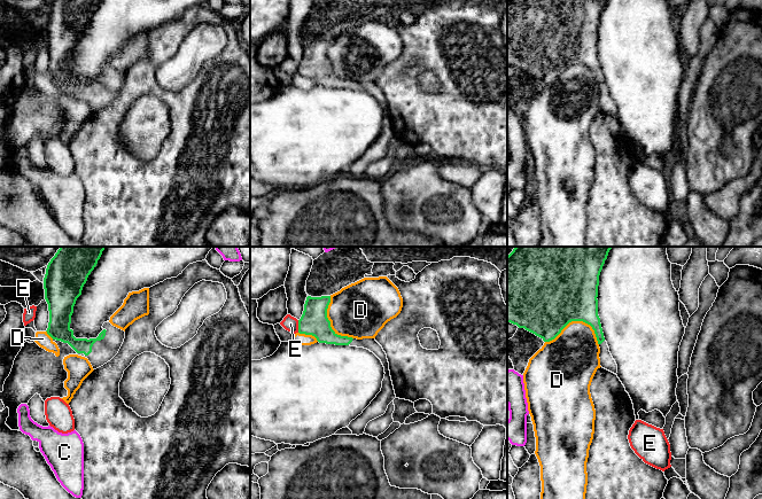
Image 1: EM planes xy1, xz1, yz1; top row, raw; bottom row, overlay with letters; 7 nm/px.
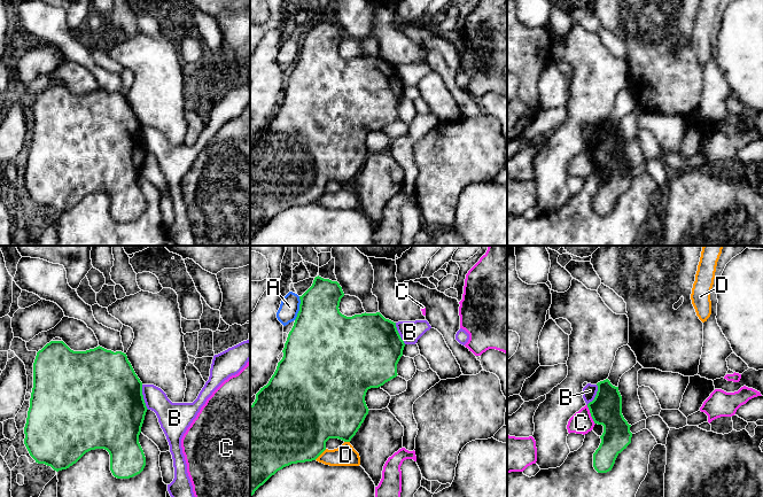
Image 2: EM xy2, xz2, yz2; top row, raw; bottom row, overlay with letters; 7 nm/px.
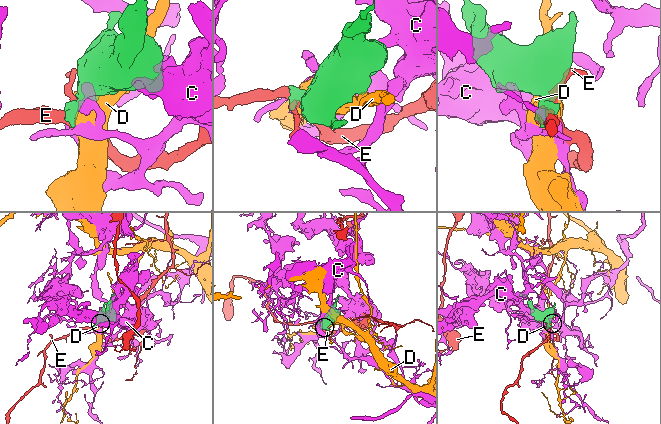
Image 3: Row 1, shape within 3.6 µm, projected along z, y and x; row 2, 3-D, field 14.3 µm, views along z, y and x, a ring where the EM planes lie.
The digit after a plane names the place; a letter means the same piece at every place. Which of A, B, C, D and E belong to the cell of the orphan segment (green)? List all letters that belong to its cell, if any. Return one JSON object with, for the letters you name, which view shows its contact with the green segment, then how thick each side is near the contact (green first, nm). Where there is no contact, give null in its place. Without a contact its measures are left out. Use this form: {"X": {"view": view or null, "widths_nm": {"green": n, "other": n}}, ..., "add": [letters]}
{"add": []}

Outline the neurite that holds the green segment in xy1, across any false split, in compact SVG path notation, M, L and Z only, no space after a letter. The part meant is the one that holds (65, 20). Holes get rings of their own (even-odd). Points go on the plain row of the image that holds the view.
M53 0L44 21L45 42L48 47L47 77L68 86L78 99L85 100L96 112L110 104L119 94L125 75L104 65L96 81L76 81L70 71L77 41L100 0Z

